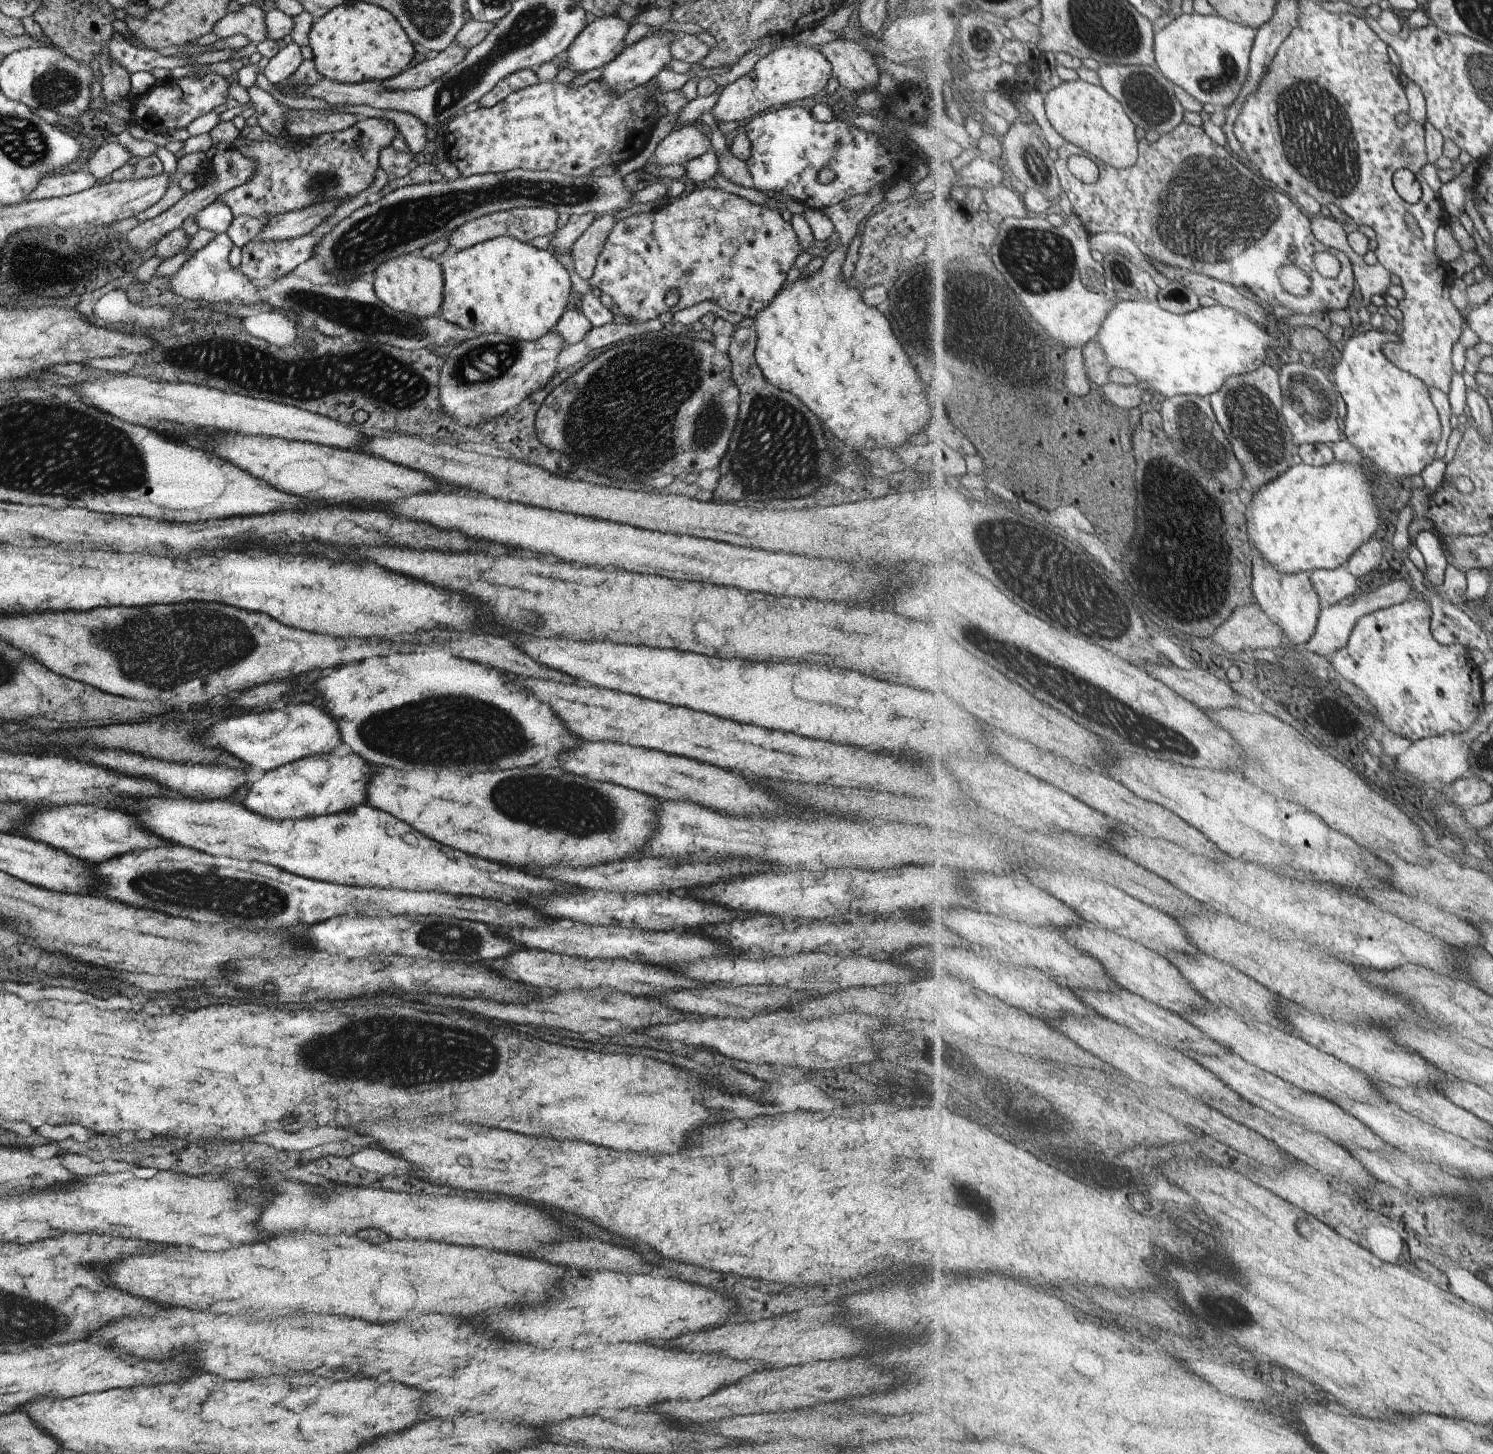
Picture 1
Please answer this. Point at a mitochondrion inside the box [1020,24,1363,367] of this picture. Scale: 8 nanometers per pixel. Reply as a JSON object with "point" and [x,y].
{"point":[1207,210]}

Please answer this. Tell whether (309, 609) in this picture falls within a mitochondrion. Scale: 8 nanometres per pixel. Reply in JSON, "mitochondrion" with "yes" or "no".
{"mitochondrion":"no"}

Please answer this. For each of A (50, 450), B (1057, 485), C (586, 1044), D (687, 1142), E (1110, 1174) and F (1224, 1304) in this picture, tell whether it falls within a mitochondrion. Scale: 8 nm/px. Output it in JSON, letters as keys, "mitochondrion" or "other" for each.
{"A":"mitochondrion","B":"other","C":"other","D":"other","E":"other","F":"mitochondrion"}

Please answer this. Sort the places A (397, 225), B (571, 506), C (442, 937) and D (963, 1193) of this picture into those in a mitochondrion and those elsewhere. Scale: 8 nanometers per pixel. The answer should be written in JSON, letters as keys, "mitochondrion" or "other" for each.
{"A":"mitochondrion","B":"other","C":"mitochondrion","D":"mitochondrion"}

